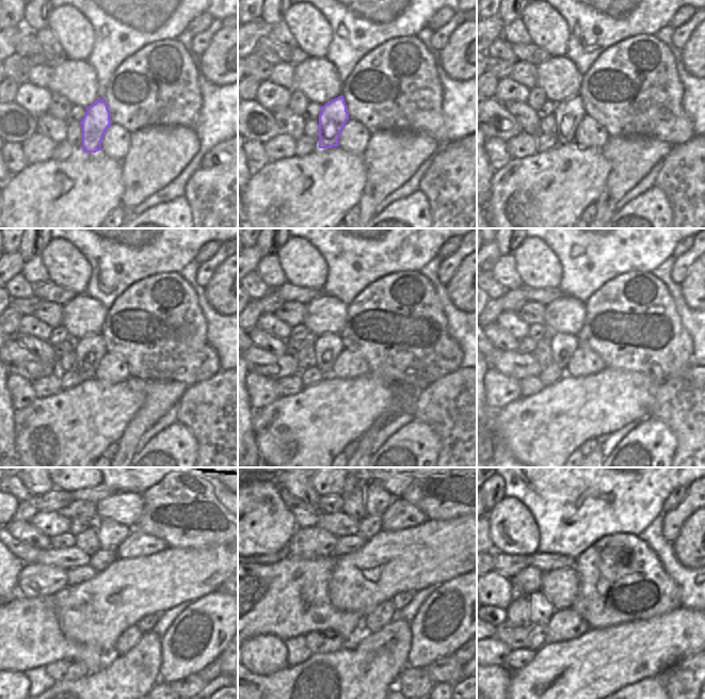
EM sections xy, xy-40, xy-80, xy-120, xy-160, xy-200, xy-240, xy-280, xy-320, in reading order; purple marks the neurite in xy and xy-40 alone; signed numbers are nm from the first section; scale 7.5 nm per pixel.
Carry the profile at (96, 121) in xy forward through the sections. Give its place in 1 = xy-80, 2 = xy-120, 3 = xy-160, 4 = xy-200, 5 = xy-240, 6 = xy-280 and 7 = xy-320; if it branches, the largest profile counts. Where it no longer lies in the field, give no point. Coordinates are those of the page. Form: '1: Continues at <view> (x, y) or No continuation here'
1: Continues at xy-80 (569, 113)
2: Continues at xy-120 (90, 350)
3: Continues at xy-160 (327, 347)
4: Continues at xy-200 (563, 346)
5: Continues at xy-240 (86, 585)
6: Continues at xy-280 (304, 605)
7: Continues at xy-320 (542, 609)

